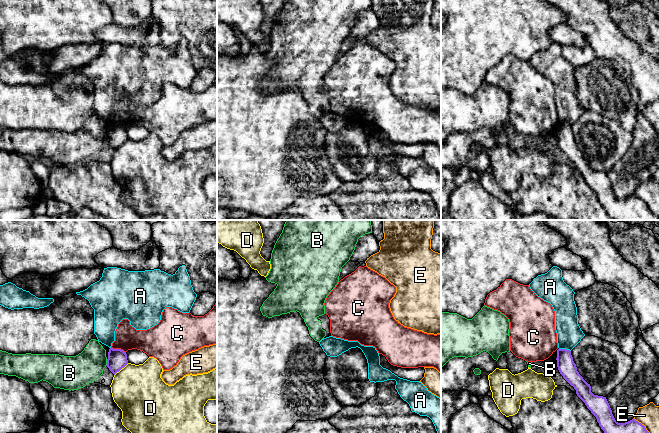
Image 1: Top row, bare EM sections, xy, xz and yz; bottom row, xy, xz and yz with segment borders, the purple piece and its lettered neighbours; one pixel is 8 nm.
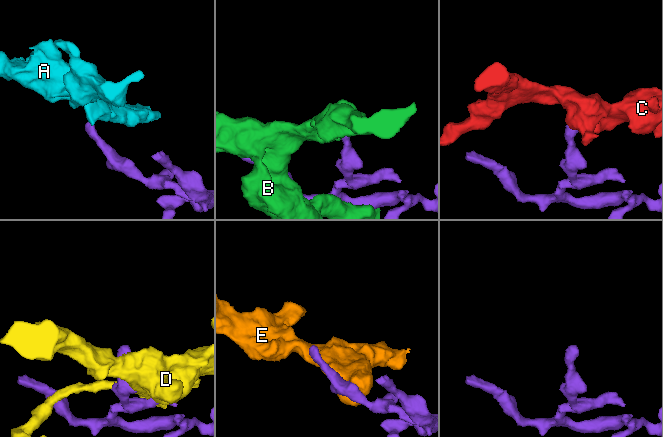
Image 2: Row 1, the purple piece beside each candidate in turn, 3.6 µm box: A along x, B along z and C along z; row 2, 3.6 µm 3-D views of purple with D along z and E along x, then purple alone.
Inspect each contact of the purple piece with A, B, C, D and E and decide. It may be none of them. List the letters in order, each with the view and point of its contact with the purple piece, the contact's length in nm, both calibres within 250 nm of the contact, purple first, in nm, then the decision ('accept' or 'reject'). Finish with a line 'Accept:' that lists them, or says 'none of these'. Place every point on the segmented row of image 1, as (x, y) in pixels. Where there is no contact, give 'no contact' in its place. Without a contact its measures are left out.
A: meets purple in yz at (565, 349); contact 100 nm long; 140 nm thick on the purple side, 200 nm on the other; reject
B: meets purple in xy at (107, 362); contact 60 nm long; 160 nm thick on the purple side, 260 nm on the other; reject
C: meets purple in xy at (118, 349); contact 130 nm long; 160 nm thick on the purple side, 190 nm on the other; reject
D: meets purple in xy at (121, 368); contact 160 nm long; 160 nm thick on the purple side, 420 nm on the other; reject
E: meets purple in yz at (641, 424); contact 180 nm long; 120 nm thick on the purple side, 170 nm on the other; reject
Accept: none of these

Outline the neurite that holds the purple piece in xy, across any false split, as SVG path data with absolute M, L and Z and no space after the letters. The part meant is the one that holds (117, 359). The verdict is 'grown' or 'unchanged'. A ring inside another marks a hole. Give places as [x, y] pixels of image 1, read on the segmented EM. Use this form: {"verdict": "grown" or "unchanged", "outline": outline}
{"verdict": "unchanged", "outline": "M110 348L108 352L107 367L115 375L128 364L127 354L121 349Z"}

